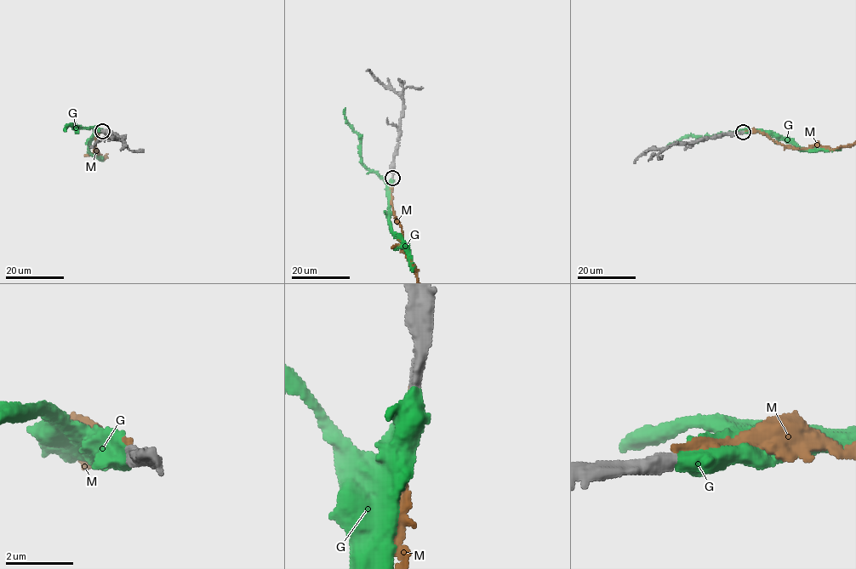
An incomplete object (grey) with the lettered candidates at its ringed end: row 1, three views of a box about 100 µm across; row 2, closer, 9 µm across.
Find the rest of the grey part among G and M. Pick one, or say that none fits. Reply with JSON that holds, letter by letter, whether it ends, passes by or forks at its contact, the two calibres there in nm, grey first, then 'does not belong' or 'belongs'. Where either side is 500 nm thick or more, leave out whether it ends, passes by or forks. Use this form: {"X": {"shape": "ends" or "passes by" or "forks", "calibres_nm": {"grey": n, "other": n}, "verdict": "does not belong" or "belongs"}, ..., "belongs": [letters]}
{"G": {"calibres_nm": {"grey": 400, "other": 600}, "verdict": "belongs"}, "M": {"shape": "ends", "calibres_nm": {"grey": 380, "other": 200}, "verdict": "does not belong"}, "belongs": ["G"]}

